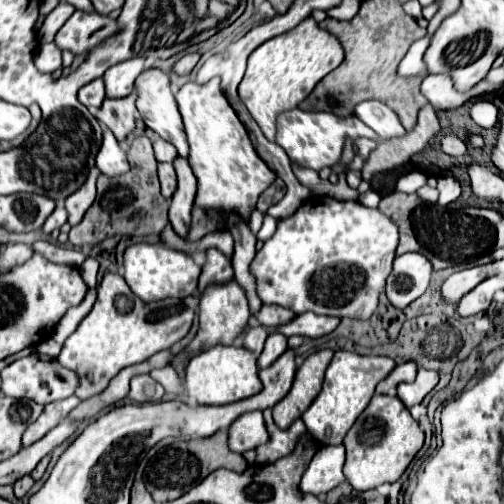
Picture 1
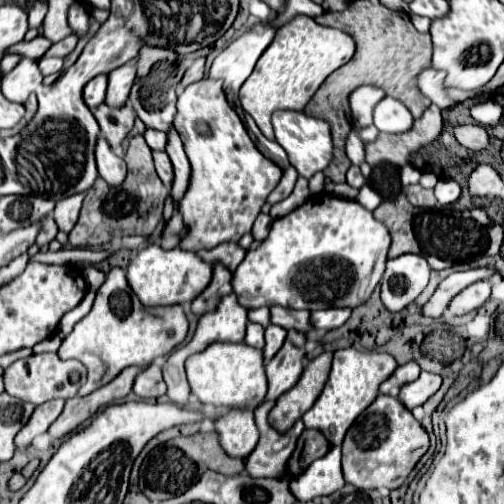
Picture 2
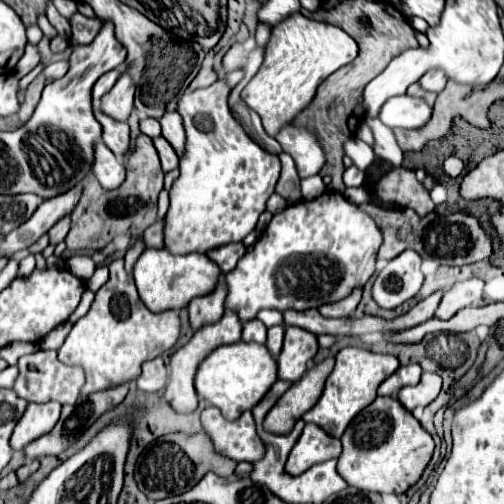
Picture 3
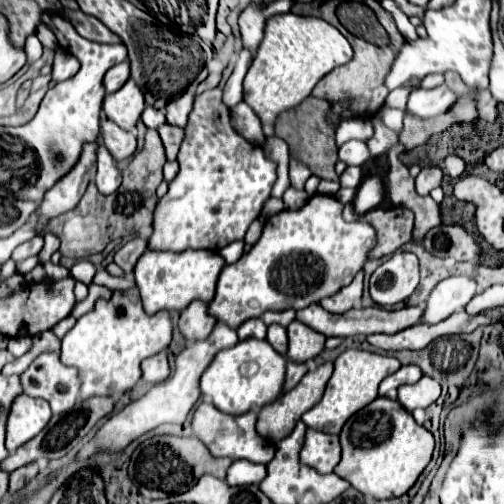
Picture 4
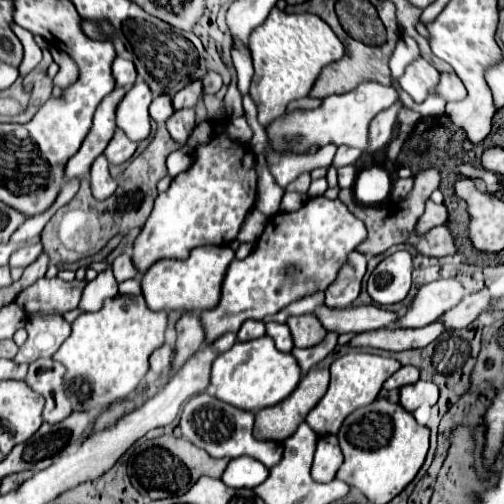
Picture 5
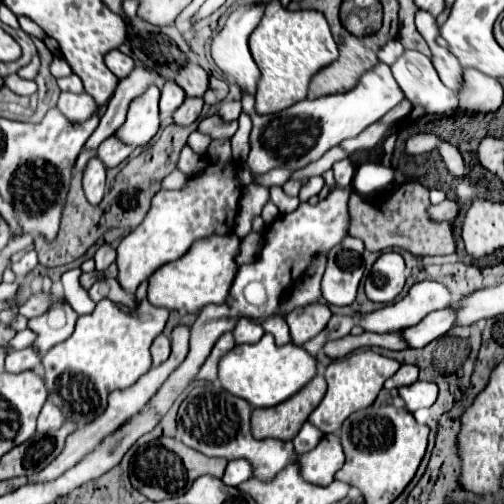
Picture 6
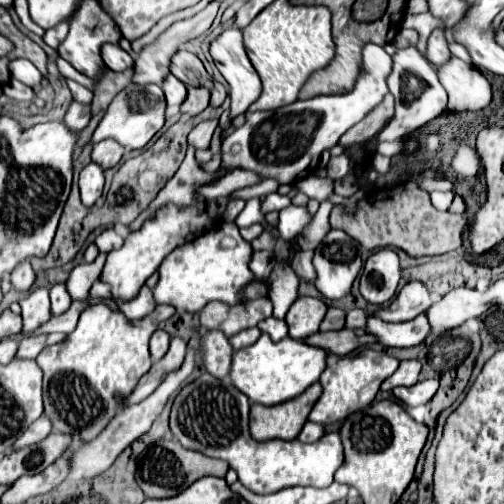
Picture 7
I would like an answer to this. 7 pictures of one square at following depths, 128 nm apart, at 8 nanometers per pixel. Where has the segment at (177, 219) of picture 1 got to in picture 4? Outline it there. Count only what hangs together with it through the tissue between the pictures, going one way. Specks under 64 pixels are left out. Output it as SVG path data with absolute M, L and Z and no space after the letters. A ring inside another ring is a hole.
M182 92L180 96L176 96L168 106L166 106L166 122L170 124L180 124L182 128L188 122L188 114L192 110L194 104L194 92Z

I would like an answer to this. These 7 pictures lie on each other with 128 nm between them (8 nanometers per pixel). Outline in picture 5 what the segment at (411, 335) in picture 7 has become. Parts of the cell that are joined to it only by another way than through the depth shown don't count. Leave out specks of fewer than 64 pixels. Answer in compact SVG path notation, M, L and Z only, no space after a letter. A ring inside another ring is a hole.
M480 290L476 294L466 296L460 304L456 304L452 310L444 312L438 322L444 324L448 330L458 330L464 328L466 324L470 324L472 320L478 318L480 312L484 312L488 308L488 304L492 304L496 298L490 296L488 290Z

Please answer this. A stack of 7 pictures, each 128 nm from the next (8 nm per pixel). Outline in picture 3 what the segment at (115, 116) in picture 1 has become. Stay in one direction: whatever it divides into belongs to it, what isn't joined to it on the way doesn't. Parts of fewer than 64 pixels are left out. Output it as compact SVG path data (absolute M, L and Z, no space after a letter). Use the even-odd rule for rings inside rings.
M94 110L94 116L96 120L100 122L102 126L102 140L104 144L116 154L116 156L124 156L130 148L130 128L126 122L118 122L118 120L112 120L110 116L102 114L100 110L96 112Z

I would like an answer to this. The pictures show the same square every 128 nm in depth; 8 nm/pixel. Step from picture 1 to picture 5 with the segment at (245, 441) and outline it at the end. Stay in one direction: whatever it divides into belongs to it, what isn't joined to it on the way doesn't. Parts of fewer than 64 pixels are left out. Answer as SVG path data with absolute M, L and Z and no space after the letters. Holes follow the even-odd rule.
M202 392L198 396L192 396L180 416L182 424L182 436L190 440L194 446L206 450L212 458L238 458L238 456L252 456L260 460L266 468L272 468L282 460L282 446L278 442L266 442L266 440L256 440L252 436L252 424L254 424L254 414L250 410L240 410L232 404L224 404L216 396Z

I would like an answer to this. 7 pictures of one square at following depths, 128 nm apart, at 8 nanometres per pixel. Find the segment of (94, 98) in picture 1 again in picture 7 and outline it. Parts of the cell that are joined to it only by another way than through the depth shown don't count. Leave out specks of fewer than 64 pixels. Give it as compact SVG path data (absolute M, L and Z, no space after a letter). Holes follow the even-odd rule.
M104 44L102 46L102 60L110 70L122 72L134 66L134 60L128 52L124 52L118 44Z

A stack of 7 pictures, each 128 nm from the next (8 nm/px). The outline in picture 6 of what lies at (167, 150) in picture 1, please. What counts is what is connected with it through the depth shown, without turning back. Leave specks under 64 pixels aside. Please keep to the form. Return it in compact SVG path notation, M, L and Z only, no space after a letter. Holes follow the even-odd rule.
M172 80L164 82L162 86L162 98L160 98L160 118L172 118L172 114L176 112L176 108L184 102L186 92Z

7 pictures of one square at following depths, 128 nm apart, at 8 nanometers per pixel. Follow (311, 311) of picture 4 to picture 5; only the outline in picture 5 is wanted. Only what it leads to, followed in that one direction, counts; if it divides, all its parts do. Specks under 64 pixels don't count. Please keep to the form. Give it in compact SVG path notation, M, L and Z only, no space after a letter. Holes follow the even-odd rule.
M350 306L350 308L342 308L342 310L334 310L334 308L320 308L316 310L316 316L320 318L320 322L324 324L326 330L336 328L336 332L368 332L368 330L378 330L384 326L390 326L392 322L396 322L396 314L394 312L386 312L380 310L378 306Z

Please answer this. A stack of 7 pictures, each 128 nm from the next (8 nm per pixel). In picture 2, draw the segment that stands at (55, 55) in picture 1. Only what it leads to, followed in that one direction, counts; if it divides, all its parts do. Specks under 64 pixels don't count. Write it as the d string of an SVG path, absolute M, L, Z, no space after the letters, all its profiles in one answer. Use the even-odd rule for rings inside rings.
M40 58L38 64L40 64L40 70L44 76L62 70L62 58Z

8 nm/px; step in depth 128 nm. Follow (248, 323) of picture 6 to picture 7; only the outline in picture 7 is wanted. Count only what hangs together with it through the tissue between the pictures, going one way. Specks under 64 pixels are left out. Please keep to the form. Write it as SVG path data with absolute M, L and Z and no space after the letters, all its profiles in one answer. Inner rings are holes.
M248 328L248 330L242 330L242 332L234 334L234 336L230 338L230 344L232 344L234 352L236 352L236 350L240 350L240 348L246 348L246 346L254 344L254 342L258 340L258 336L260 336L260 330L258 330L258 328Z

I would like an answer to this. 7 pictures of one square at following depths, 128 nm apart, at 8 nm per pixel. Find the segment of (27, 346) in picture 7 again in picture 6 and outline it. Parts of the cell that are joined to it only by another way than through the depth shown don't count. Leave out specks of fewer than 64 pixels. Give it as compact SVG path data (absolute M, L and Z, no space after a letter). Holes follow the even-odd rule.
M28 346L24 350L12 352L6 356L6 370L8 372L22 372L22 370L38 370L40 368L40 354L36 348Z

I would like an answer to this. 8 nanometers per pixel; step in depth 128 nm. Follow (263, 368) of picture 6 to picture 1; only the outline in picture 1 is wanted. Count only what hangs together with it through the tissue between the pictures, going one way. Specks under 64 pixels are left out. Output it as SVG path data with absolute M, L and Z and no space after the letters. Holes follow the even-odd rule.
M212 346L196 354L186 366L186 392L190 398L196 398L198 404L228 404L250 398L262 390L258 378L256 354L244 346Z

